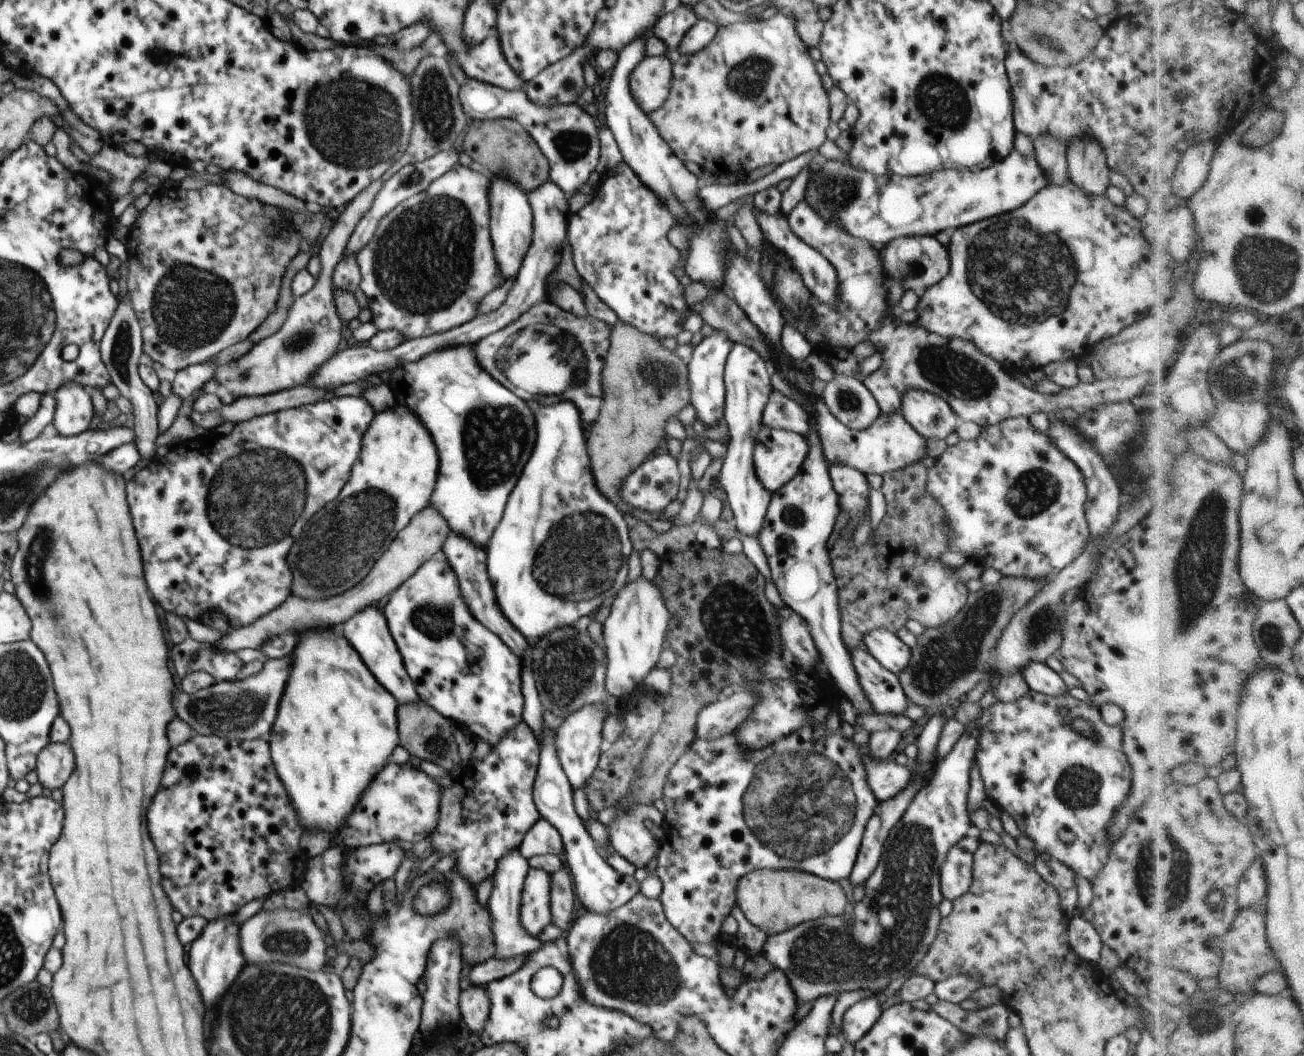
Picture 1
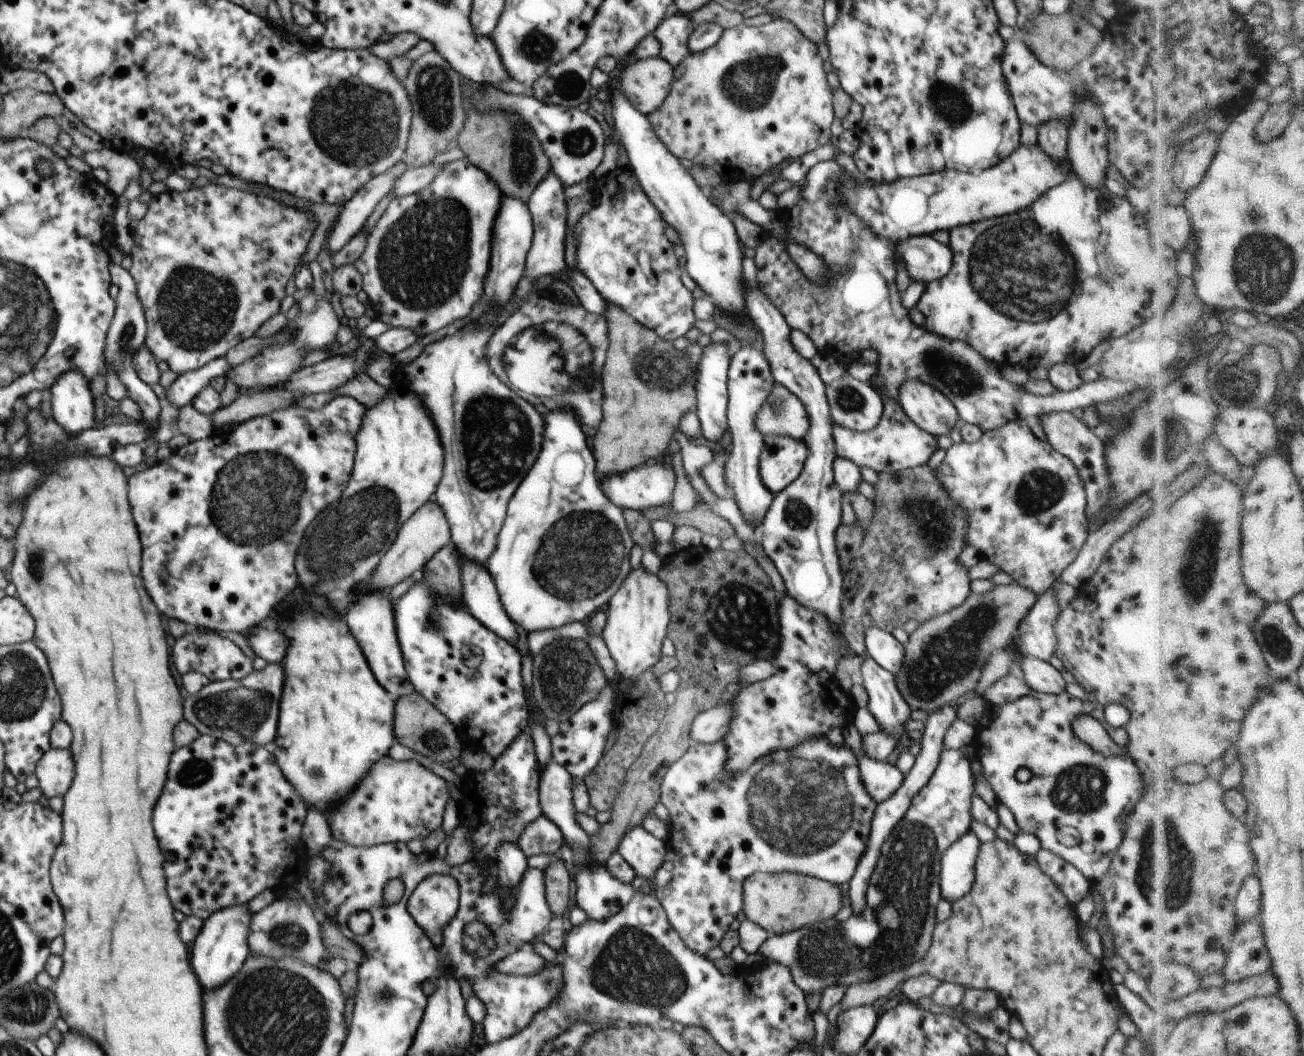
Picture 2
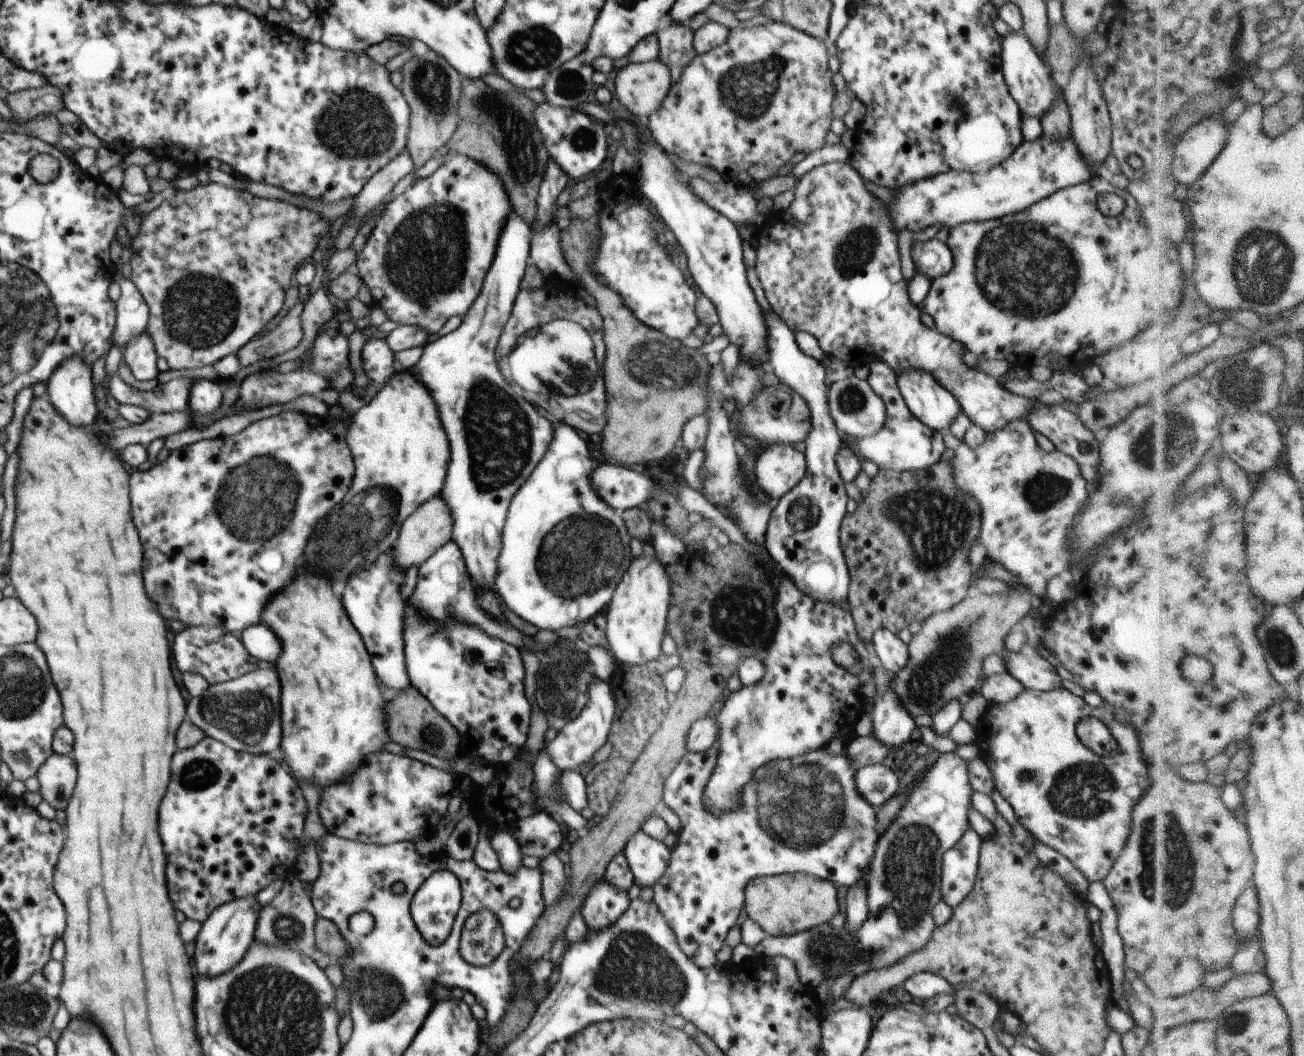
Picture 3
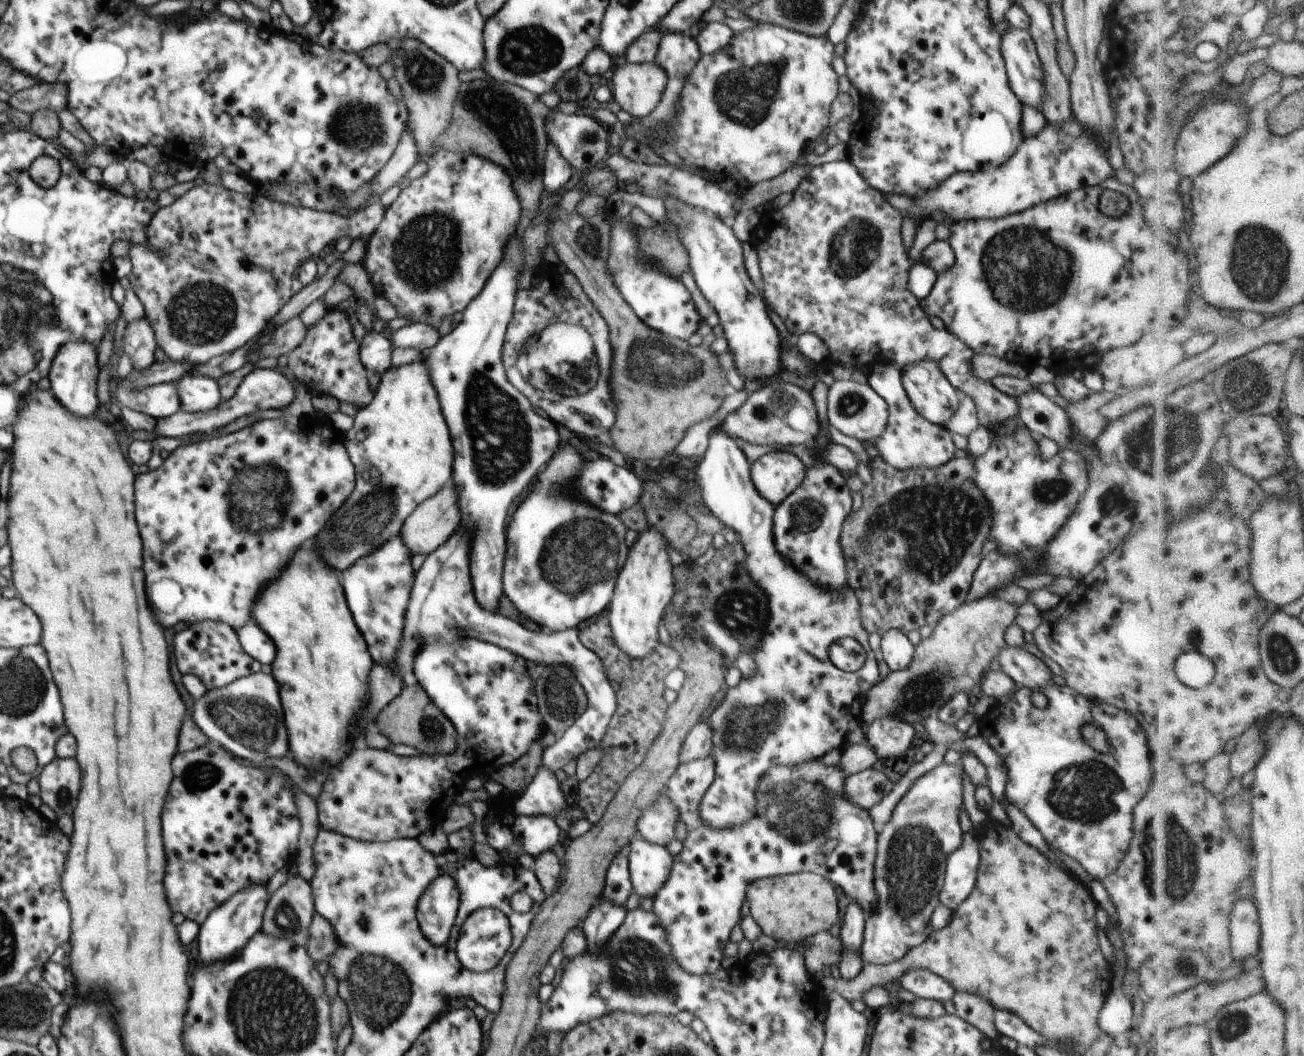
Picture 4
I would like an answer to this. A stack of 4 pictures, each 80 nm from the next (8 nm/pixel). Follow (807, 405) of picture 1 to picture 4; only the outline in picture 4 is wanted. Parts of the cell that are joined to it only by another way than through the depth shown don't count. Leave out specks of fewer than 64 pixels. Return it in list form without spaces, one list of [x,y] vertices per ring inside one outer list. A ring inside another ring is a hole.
[[[895,364],[875,365],[869,369],[865,378],[872,390],[887,402],[889,410],[886,428],[874,440],[876,448],[872,455],[880,455],[890,466],[902,470],[912,467],[935,469],[949,463],[957,448],[952,433],[946,427],[926,420],[926,417],[912,406],[901,378],[901,370]]]

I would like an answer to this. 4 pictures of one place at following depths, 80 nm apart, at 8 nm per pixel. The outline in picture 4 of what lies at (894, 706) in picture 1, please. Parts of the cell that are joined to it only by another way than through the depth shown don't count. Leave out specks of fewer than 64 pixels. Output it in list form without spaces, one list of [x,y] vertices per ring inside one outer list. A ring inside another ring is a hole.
[[[876,719],[865,733],[865,741],[880,759],[904,755],[912,744],[914,727],[901,719]]]

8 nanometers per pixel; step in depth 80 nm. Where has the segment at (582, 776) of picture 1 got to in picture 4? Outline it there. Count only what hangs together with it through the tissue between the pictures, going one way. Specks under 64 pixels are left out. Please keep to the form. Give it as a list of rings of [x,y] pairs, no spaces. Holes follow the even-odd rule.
[[[459,527],[452,536],[430,553],[415,574],[415,583],[411,590],[407,614],[403,626],[403,635],[399,649],[395,654],[395,669],[373,663],[368,678],[368,704],[356,726],[368,726],[374,722],[377,714],[402,692],[404,676],[413,672],[413,660],[416,653],[427,644],[446,642],[452,644],[460,639],[474,638],[490,644],[498,644],[524,660],[542,664],[567,666],[574,678],[582,685],[587,696],[586,710],[563,732],[551,747],[543,749],[540,766],[555,773],[566,767],[567,762],[577,760],[580,754],[596,748],[602,743],[612,715],[617,710],[617,696],[605,673],[600,657],[588,650],[579,639],[577,627],[565,631],[530,631],[522,628],[518,622],[512,622],[504,616],[490,614],[478,606],[470,582],[470,540],[469,534]],[[440,624],[440,626],[438,626]],[[546,632],[546,634],[544,634]]]

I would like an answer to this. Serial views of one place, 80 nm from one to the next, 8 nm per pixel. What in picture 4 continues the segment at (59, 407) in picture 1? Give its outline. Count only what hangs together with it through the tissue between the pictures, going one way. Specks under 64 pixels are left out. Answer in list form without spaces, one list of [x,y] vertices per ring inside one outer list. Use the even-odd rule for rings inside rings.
[[[70,341],[63,344],[53,358],[49,372],[50,390],[64,406],[76,414],[94,415],[99,407],[96,380],[100,371],[96,345],[86,341]]]

